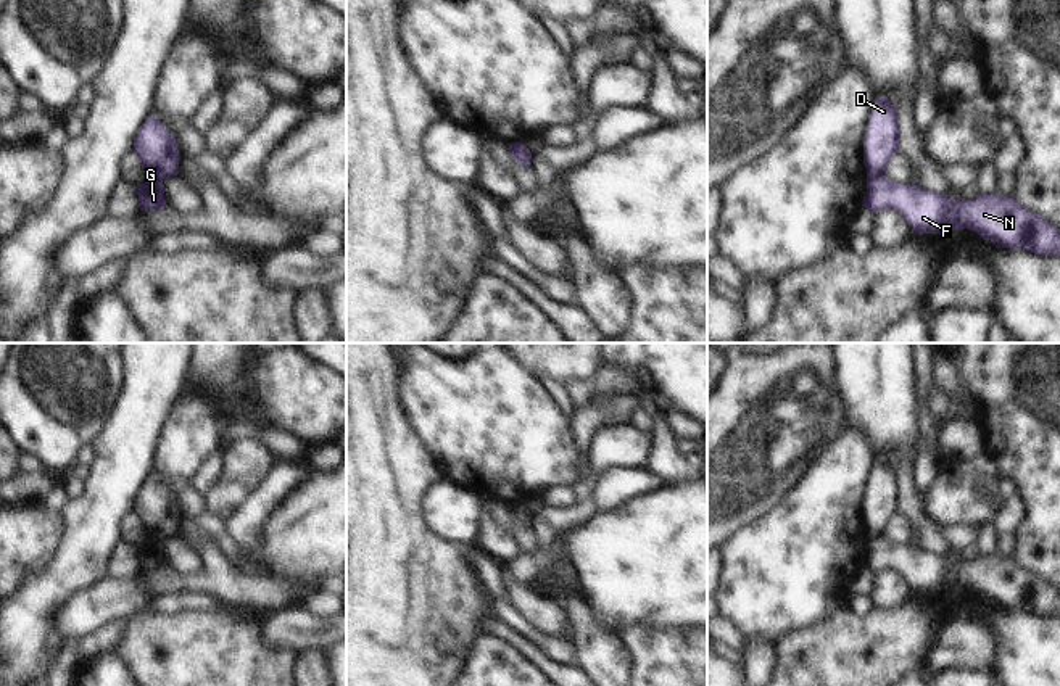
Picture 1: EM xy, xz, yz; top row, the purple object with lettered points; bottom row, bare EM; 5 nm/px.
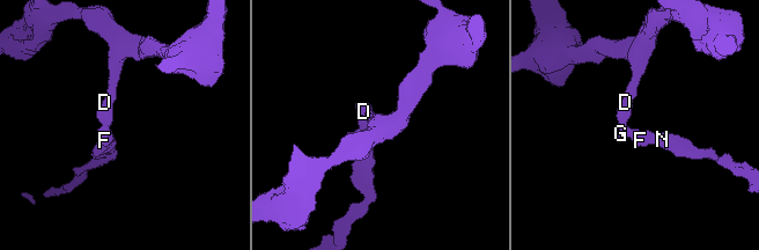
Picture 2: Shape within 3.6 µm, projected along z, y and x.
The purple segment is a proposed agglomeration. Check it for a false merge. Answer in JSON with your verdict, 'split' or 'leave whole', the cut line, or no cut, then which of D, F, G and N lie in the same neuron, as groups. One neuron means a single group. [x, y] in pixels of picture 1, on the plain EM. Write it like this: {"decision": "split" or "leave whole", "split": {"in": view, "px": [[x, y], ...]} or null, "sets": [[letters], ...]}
{"decision": "split", "split": {"in": "yz", "px": [[881, 535], [869, 540]]}, "sets": [["D"], ["F", "G", "N"]]}

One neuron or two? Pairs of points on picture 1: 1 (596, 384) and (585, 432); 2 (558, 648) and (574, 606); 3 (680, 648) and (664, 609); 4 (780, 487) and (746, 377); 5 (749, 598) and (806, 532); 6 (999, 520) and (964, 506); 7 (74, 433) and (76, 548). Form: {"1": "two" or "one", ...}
{"1": "two", "2": "two", "3": "two", "4": "one", "5": "one", "6": "two", "7": "two"}

